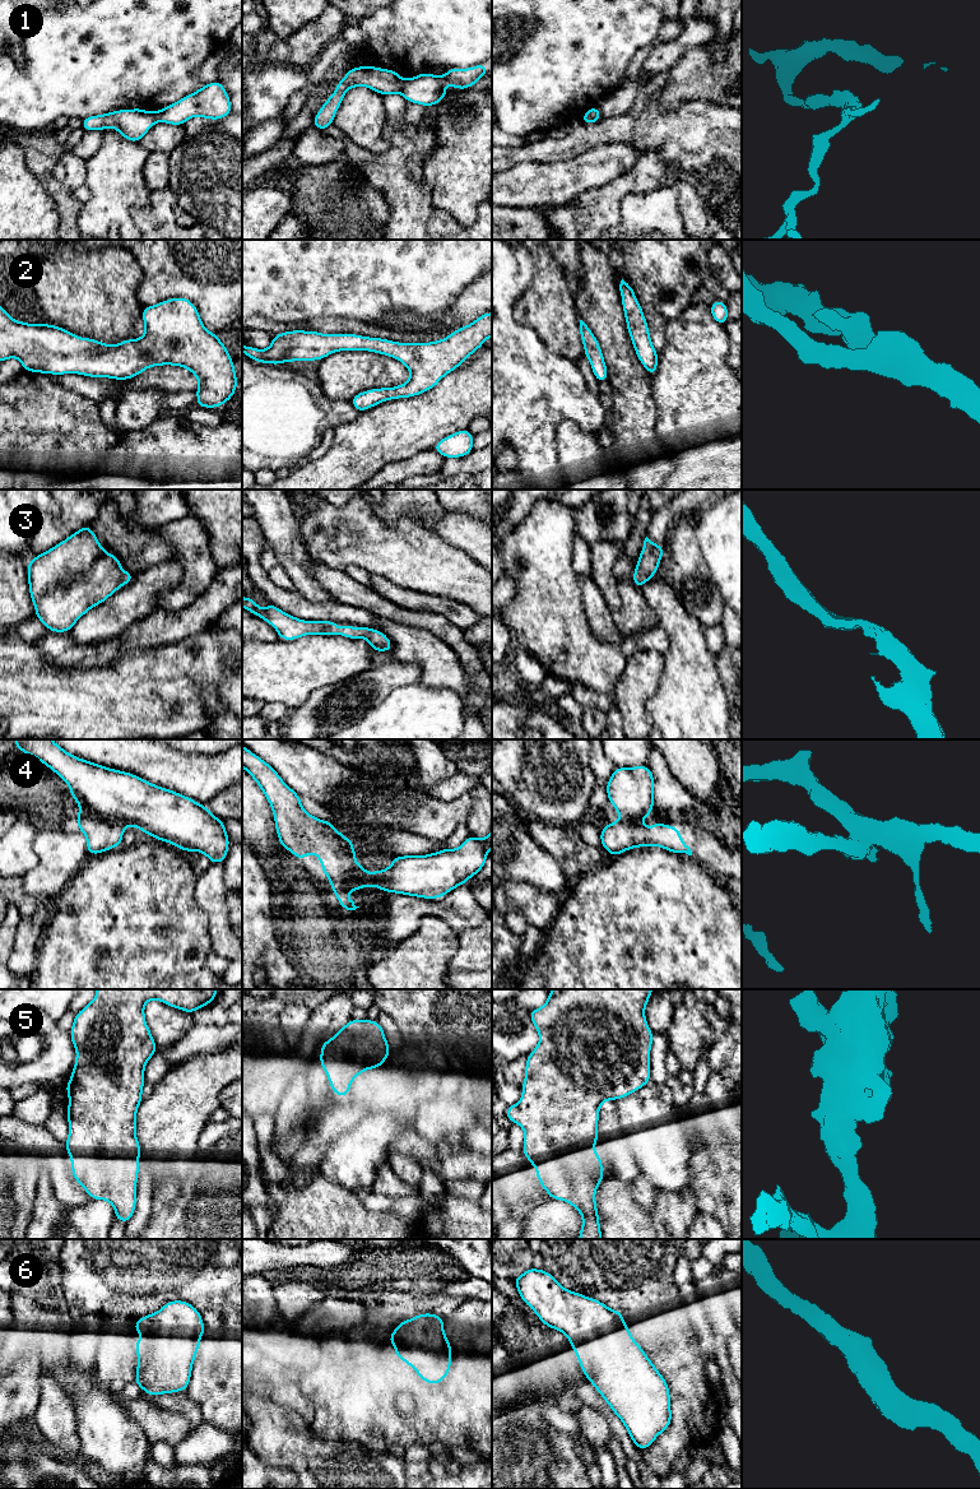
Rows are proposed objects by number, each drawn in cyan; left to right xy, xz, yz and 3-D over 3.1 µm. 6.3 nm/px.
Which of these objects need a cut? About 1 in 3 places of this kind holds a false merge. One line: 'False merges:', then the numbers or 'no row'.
False merges: 1, 4

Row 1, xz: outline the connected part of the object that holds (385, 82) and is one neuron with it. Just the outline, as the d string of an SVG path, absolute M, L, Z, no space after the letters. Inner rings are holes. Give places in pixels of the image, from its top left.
M357 66L348 69L345 76L336 84L335 92L325 101L313 117L312 125L324 131L334 125L334 115L339 110L344 94L353 87L368 87L381 96L400 93L404 79L395 70L377 66Z

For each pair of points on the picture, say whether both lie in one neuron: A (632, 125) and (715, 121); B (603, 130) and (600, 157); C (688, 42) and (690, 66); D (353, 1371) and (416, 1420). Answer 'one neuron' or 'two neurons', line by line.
A: one neuron
B: two neurons
C: two neurons
D: one neuron

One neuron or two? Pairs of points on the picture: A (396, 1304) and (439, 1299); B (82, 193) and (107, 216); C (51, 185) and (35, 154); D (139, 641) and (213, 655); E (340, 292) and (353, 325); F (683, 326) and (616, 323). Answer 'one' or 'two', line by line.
A: one
B: one
C: one
D: two
E: two
F: two

